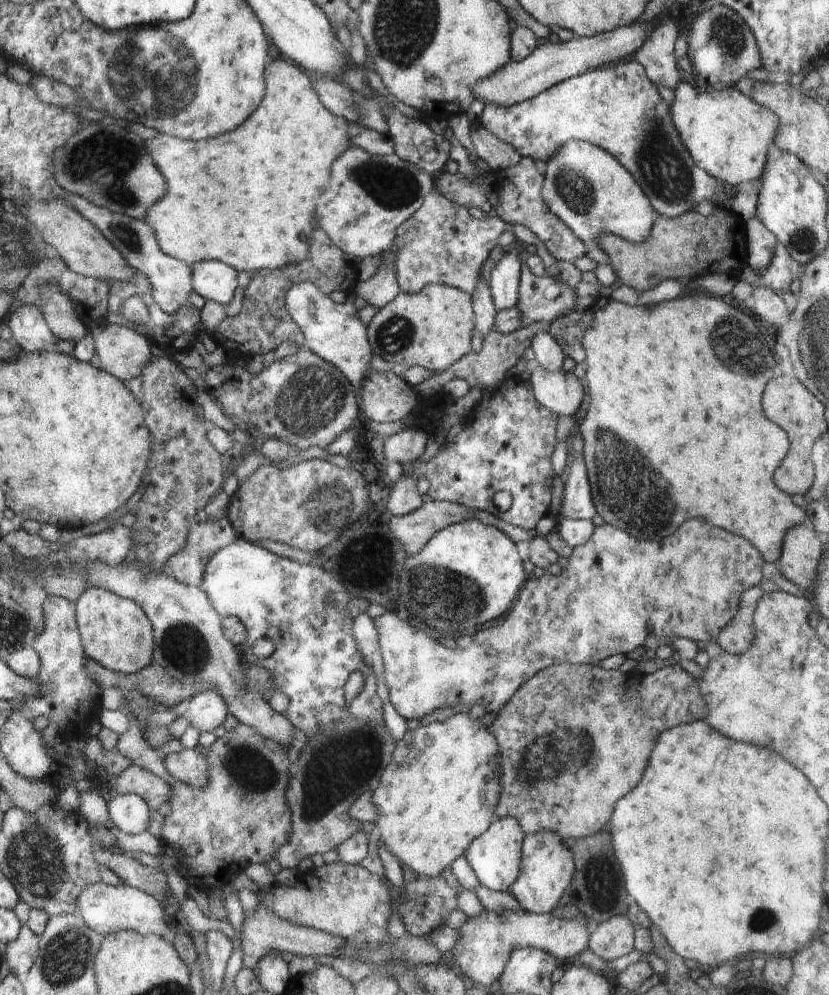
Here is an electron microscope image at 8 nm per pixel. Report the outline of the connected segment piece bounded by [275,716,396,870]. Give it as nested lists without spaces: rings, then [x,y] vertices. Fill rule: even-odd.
[[[346,716],[344,720],[320,729],[316,734],[306,735],[306,740],[306,746],[300,748],[297,772],[288,780],[286,790],[292,820],[290,840],[275,854],[282,869],[288,870],[296,869],[302,860],[310,859],[316,853],[323,854],[338,848],[352,834],[362,831],[362,822],[350,818],[348,810],[362,793],[380,784],[381,773],[392,760],[396,742],[393,736],[390,738],[390,730],[384,720],[373,723],[354,716]]]

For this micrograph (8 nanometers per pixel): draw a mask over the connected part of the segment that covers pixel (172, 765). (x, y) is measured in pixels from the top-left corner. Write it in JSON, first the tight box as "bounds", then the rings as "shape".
{"bounds":[163,748,208,789],"shape":[[[185,748],[182,752],[164,756],[163,765],[174,780],[189,784],[195,789],[208,784],[208,762],[206,756],[194,749]]]}

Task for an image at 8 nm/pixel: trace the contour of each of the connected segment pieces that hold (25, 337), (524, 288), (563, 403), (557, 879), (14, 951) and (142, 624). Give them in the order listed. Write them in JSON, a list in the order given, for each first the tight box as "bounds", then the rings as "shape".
[{"bounds":[7,304,57,352],"shape":[[[34,304],[16,308],[7,318],[12,338],[24,352],[51,350],[57,340],[46,324],[43,312]]]},{"bounds":[516,242,576,328],"shape":[[[528,242],[520,244],[518,247],[521,251],[521,272],[520,272],[520,284],[518,292],[518,302],[516,302],[516,308],[520,310],[522,314],[522,326],[520,328],[526,328],[530,324],[535,322],[549,324],[551,321],[564,316],[566,312],[570,312],[574,306],[576,306],[576,290],[553,277],[547,277],[546,275],[537,277],[532,274],[528,267],[528,260],[530,254],[526,249]]]},{"bounds":[528,366,584,417],"shape":[[[537,366],[528,380],[536,400],[557,416],[573,417],[584,400],[583,384],[563,368],[544,370]]]},{"bounds":[509,830,574,915],"shape":[[[540,830],[525,835],[521,850],[520,874],[509,890],[526,911],[539,915],[550,913],[557,908],[560,897],[572,882],[572,874],[574,874],[572,854],[568,850],[571,850],[570,842],[564,841],[552,830]]]},{"bounds":[7,924,40,978],"shape":[[[24,924],[16,940],[7,943],[7,962],[10,964],[12,974],[22,978],[35,965],[40,950],[39,937]]]},{"bounds":[76,587,153,674],"shape":[[[87,587],[76,601],[80,634],[89,659],[124,674],[136,674],[152,663],[153,626],[139,603],[104,588]]]}]

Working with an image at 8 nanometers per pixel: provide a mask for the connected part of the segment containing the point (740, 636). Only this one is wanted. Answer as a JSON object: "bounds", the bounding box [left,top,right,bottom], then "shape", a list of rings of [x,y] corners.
{"bounds":[716,586,764,654],"shape":[[[759,586],[748,588],[740,596],[736,616],[724,626],[716,638],[718,646],[726,653],[742,654],[752,646],[756,632],[753,618],[754,610],[756,610],[762,596],[764,596],[764,590]]]}

